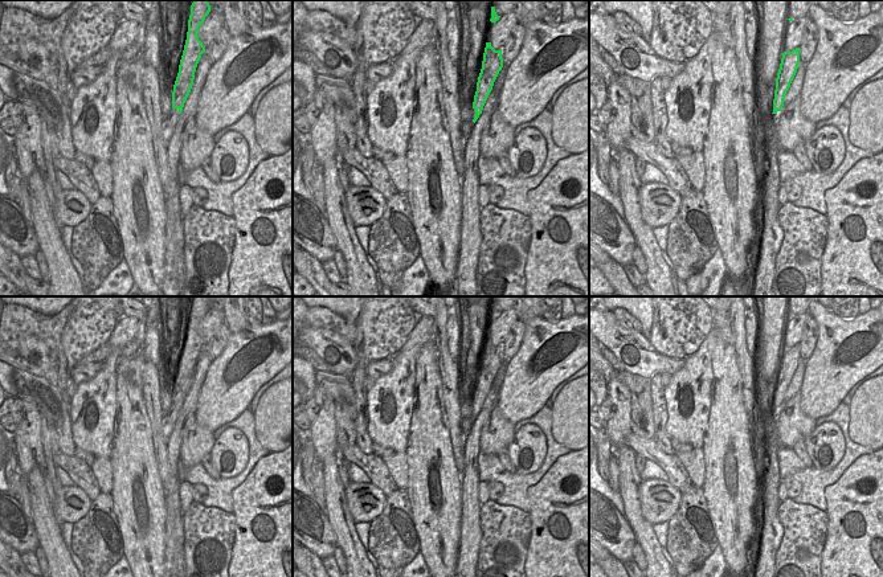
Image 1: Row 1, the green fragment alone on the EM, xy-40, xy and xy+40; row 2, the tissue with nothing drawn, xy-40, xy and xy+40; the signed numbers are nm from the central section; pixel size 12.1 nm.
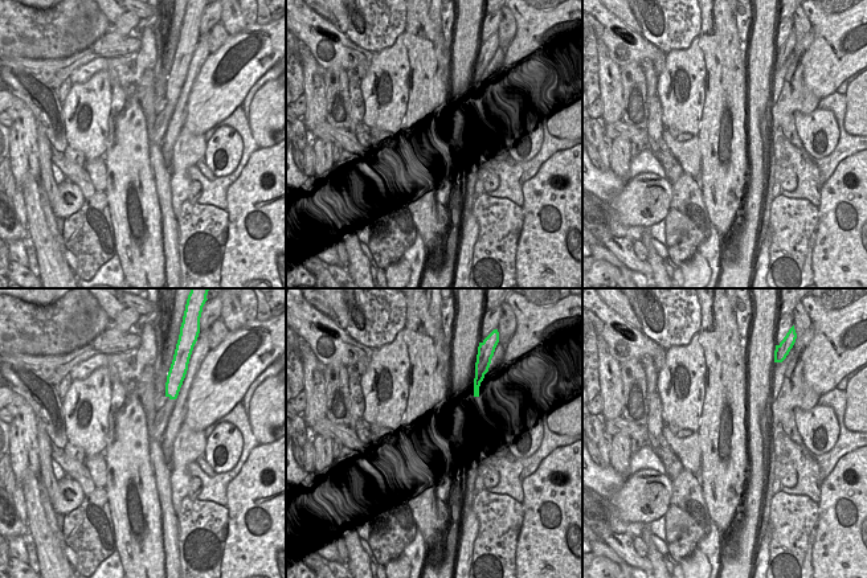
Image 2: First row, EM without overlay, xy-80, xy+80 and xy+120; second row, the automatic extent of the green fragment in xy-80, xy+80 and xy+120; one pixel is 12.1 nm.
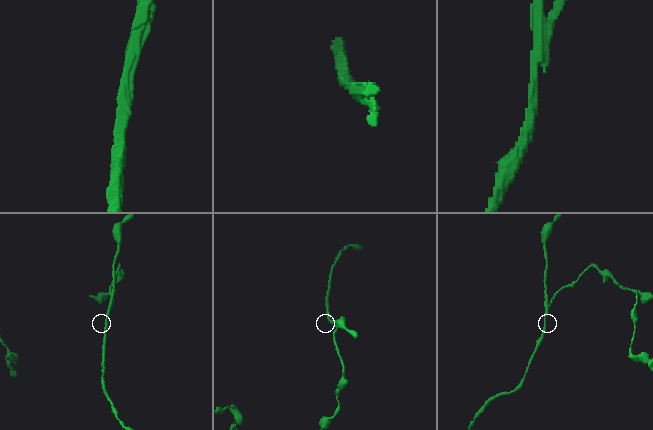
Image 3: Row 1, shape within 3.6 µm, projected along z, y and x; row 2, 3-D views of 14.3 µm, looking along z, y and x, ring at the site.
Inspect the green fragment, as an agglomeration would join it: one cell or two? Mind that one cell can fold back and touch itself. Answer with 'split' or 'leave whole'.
split

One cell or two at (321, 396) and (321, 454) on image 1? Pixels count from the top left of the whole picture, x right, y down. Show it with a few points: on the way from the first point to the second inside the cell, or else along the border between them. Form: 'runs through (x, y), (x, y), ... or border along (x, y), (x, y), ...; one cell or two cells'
runs through (325, 410), (323, 440); one cell

